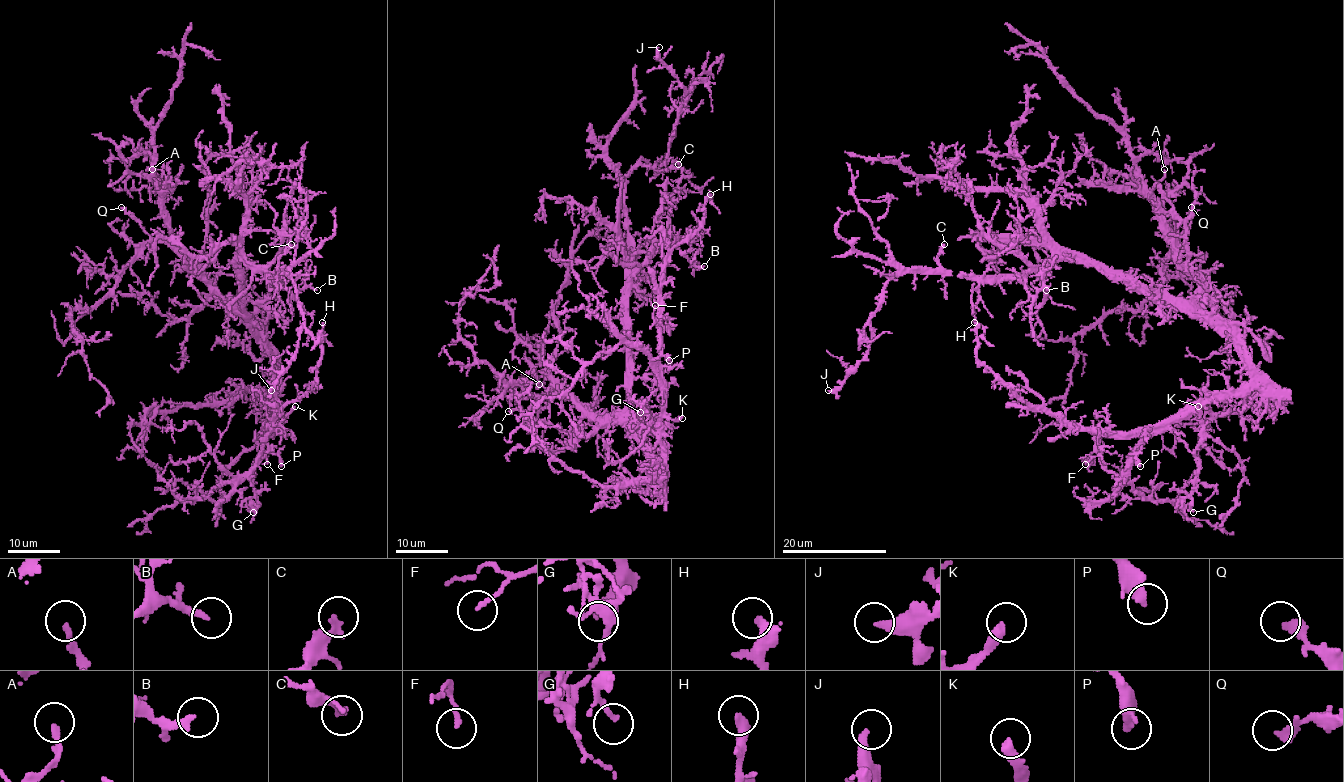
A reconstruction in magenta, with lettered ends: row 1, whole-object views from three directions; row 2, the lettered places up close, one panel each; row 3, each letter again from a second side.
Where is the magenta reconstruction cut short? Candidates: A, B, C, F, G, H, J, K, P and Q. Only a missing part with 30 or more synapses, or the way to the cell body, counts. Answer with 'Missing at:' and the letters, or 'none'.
Missing at: none

